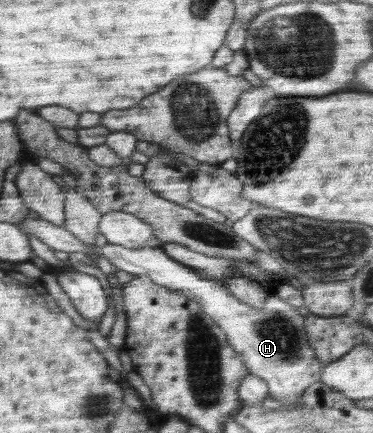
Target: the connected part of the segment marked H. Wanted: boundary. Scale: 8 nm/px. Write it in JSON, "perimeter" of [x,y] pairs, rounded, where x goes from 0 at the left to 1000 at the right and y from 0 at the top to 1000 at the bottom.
{"perimeter":[[[97,499],[67,506],[54,522],[56,533],[72,543],[88,540],[137,575],[153,580],[217,580],[217,584],[255,584],[263,594],[282,594],[316,621],[359,637],[399,637],[426,658],[458,665],[477,677],[491,677],[520,691],[542,707],[544,716],[592,753],[609,776],[609,788],[630,813],[651,822],[651,836],[670,864],[700,871],[713,880],[721,908],[732,921],[753,931],[802,935],[807,912],[818,898],[861,875],[866,848],[845,824],[845,806],[828,797],[823,764],[818,764],[818,730],[802,727],[796,714],[753,693],[737,672],[721,674],[705,714],[673,711],[617,681],[611,663],[595,651],[560,644],[544,630],[501,617],[458,598],[426,568],[389,568],[383,573],[340,573],[340,568],[287,559],[265,570],[228,564],[217,552],[180,533],[172,522],[142,520]]]}

